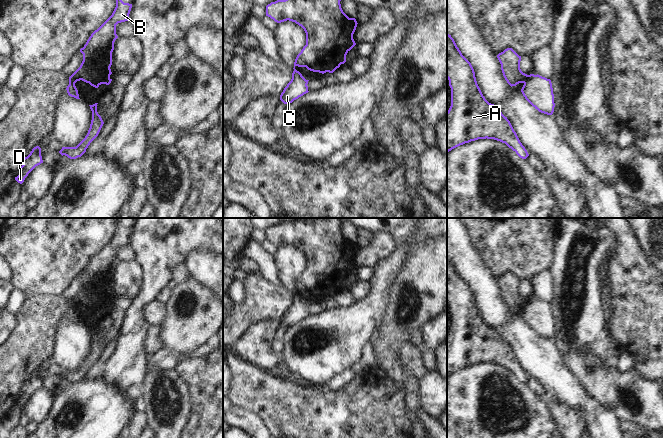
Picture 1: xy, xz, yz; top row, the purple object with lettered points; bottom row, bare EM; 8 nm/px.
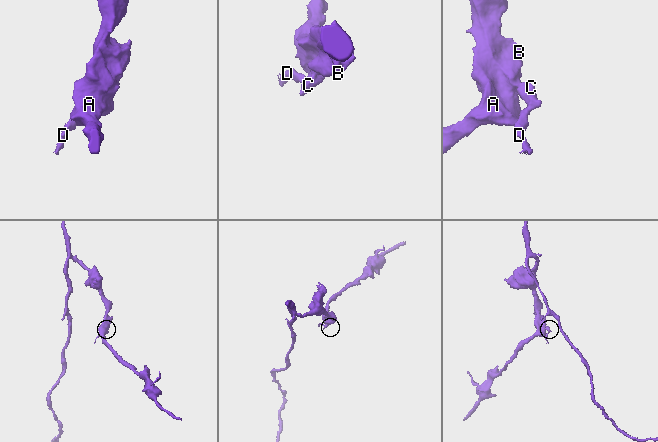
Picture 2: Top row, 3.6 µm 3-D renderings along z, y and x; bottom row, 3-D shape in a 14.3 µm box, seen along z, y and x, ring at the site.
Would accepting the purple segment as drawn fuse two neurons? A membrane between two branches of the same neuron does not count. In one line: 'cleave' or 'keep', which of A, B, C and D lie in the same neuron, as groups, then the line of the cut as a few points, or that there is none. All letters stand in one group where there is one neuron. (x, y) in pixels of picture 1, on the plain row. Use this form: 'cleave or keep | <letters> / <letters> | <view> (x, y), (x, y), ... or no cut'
cleave | A B / C D | yz (529, 299), (524, 307)

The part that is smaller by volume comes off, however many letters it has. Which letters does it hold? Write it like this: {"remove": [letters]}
{"remove": ["C", "D"]}

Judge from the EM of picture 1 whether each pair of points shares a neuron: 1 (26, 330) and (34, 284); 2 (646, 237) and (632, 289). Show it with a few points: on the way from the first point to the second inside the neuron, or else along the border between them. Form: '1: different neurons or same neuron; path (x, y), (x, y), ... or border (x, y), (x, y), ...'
1: different neurons; border (55, 295), (27, 295), (25, 297)
2: different neurons; border (632, 229), (645, 257), (652, 264)

